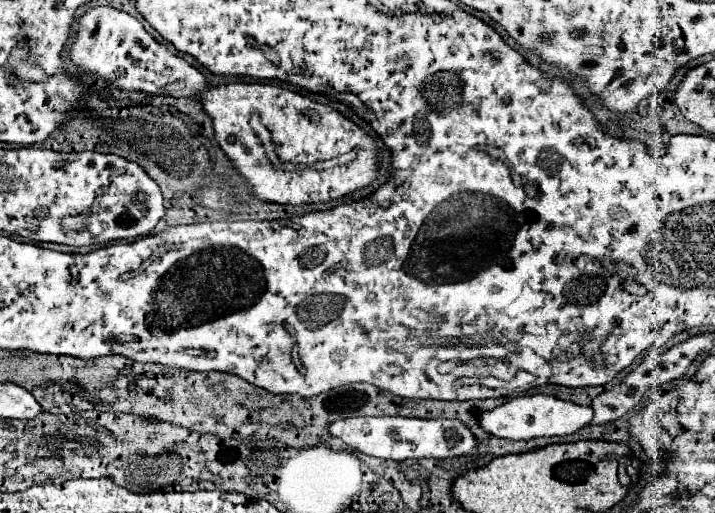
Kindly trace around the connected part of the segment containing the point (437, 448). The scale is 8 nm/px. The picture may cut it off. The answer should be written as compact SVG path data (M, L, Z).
M349 417L335 421L329 426L333 437L341 437L343 443L359 453L377 455L379 459L451 459L477 453L477 439L461 421L441 419L405 419L405 417Z

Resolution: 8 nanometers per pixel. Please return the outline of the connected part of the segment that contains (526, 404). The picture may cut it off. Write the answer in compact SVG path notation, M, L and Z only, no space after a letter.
M523 395L523 397L513 397L511 401L507 401L505 405L497 407L493 411L481 413L479 419L481 419L481 427L497 437L527 441L527 439L533 439L535 435L537 437L571 435L577 429L587 427L589 421L593 421L593 409L581 407L571 401L551 397L551 395Z

